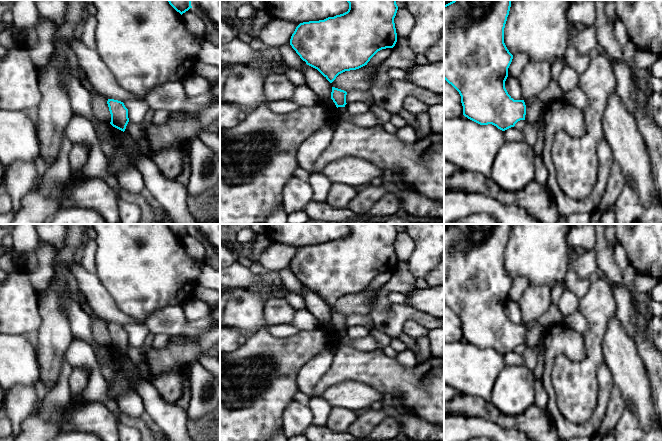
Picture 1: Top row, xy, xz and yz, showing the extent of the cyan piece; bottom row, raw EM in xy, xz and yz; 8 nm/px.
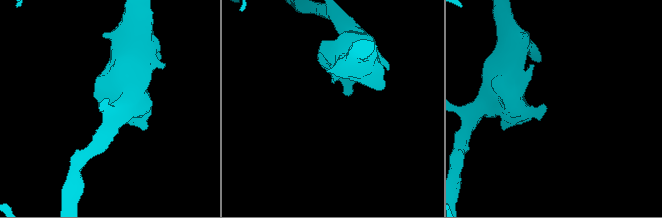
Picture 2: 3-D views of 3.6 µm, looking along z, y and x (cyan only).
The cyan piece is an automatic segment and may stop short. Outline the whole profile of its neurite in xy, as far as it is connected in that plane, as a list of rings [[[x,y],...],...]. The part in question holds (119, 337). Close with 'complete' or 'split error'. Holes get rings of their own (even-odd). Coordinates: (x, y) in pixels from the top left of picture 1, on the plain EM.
[[[108,323],[107,328],[111,338],[110,348],[124,356],[129,346],[128,333],[123,326],[114,323]]]; complete

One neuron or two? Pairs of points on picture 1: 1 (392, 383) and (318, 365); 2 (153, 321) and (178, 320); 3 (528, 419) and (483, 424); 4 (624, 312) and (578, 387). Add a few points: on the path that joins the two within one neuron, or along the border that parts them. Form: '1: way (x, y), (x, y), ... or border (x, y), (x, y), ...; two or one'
1: border (337, 347), (330, 367), (315, 386); two
2: way (159, 321), (172, 320); one
3: border (472, 415), (490, 420), (501, 427), (516, 430); two
4: border (612, 292), (615, 298), (616, 315); two

